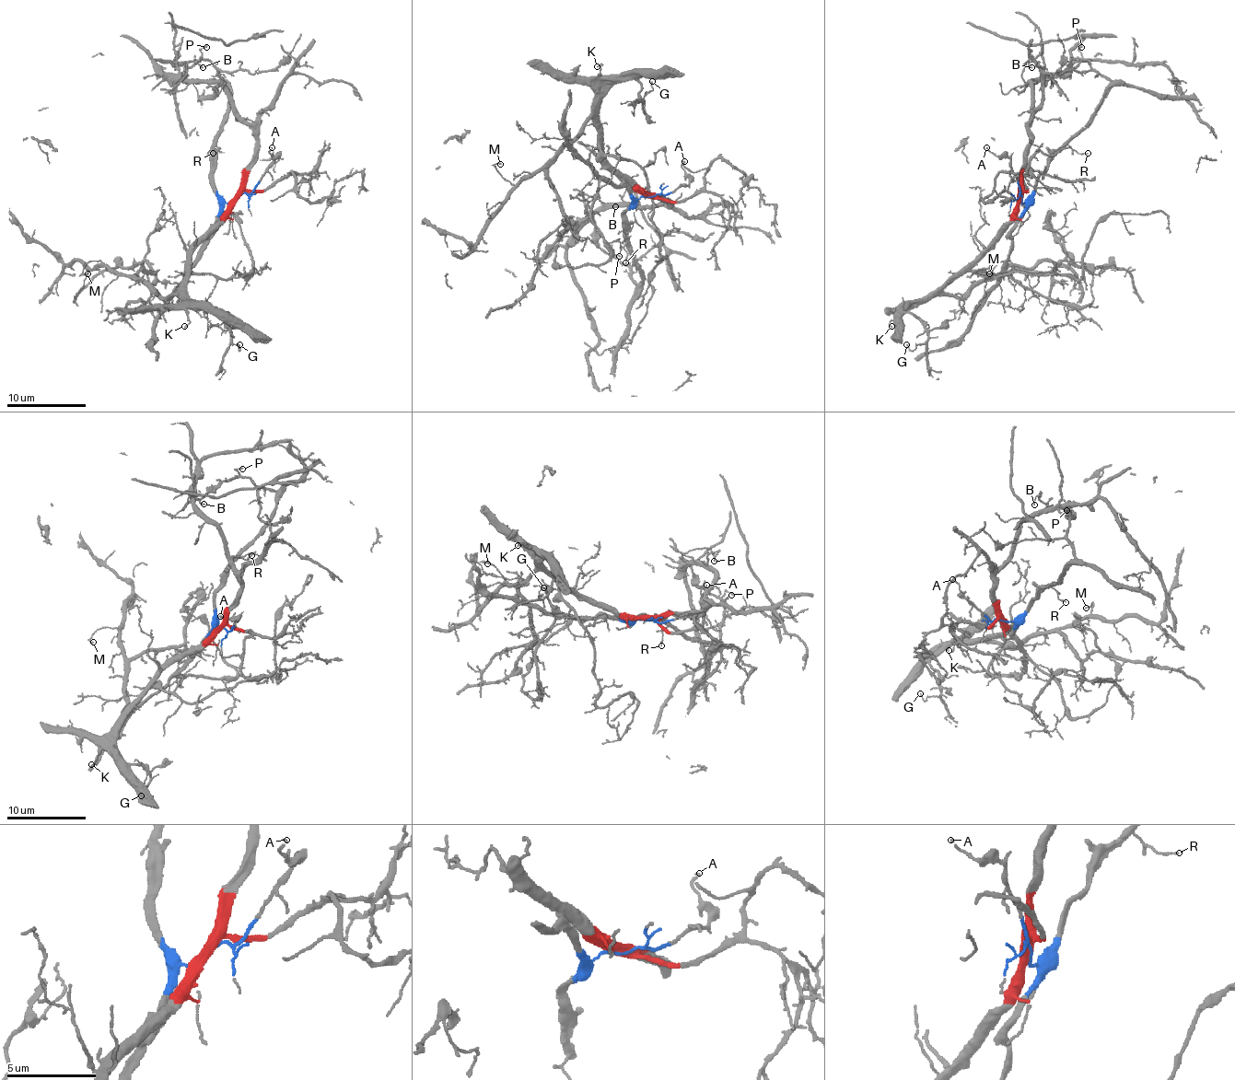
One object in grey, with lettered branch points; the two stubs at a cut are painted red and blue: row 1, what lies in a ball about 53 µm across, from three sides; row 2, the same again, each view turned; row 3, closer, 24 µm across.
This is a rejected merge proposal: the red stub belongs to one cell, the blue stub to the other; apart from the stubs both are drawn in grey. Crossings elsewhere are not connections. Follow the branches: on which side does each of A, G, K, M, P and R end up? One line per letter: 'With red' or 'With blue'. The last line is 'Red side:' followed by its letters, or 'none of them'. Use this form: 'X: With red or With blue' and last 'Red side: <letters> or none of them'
A: With blue
G: With red
K: With red
M: With red
P: With blue
R: With blue
Red side: G, K, M

